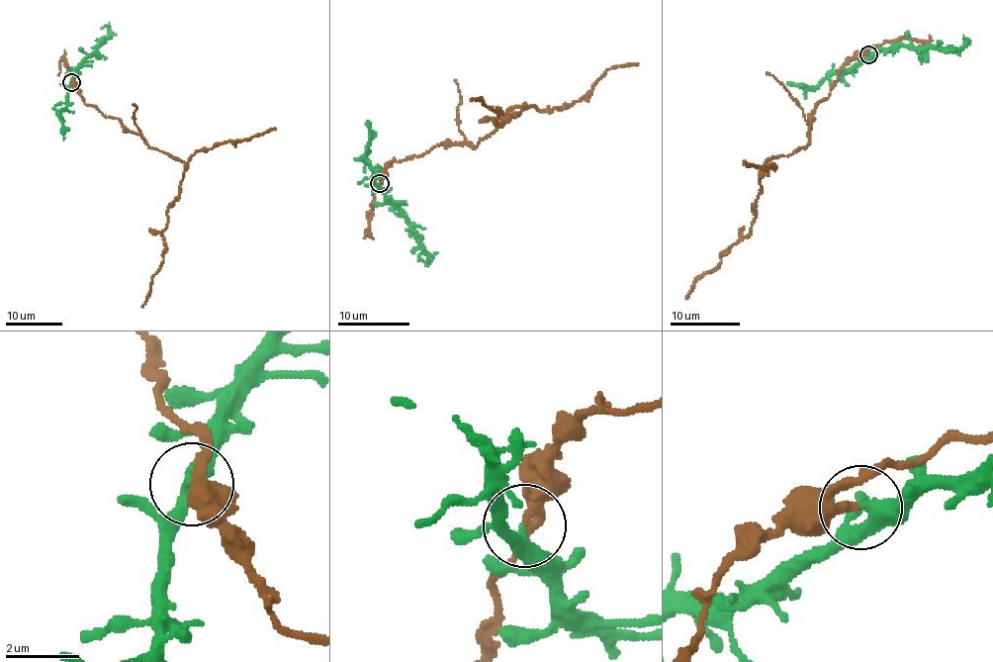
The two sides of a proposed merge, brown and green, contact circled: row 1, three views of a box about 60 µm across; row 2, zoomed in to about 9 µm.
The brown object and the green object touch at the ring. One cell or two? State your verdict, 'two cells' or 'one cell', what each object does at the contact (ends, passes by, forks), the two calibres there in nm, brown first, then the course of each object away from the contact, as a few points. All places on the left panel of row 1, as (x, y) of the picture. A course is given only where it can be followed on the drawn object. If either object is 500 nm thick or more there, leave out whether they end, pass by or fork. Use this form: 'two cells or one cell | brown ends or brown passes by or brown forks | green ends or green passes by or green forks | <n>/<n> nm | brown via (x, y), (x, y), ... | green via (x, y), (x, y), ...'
two cells | brown ends | green passes by | 240/360 nm | brown via (71, 81), (84, 102), (184, 164), (178, 197), (168, 208), (161, 233), (163, 261), (141, 307) | green via (71, 81), (83, 60), (109, 34), (106, 26), (100, 29)

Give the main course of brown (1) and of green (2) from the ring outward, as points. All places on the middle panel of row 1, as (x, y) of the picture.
1: (379, 183), (396, 160), (446, 141), (472, 147), (505, 113), (522, 111), (502, 127), (499, 111), (470, 99)
2: (379, 183), (384, 199), (410, 226), (410, 234), (421, 251), (428, 256), (425, 262), (417, 259)

